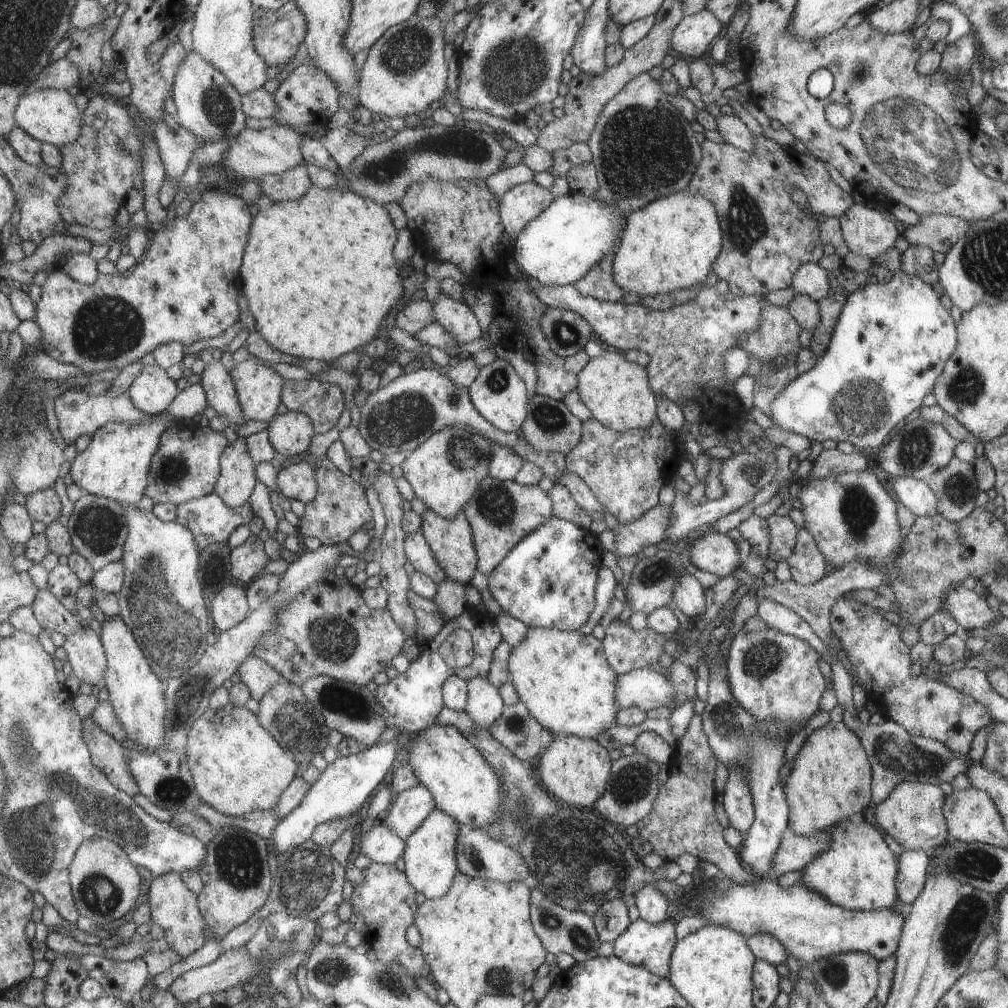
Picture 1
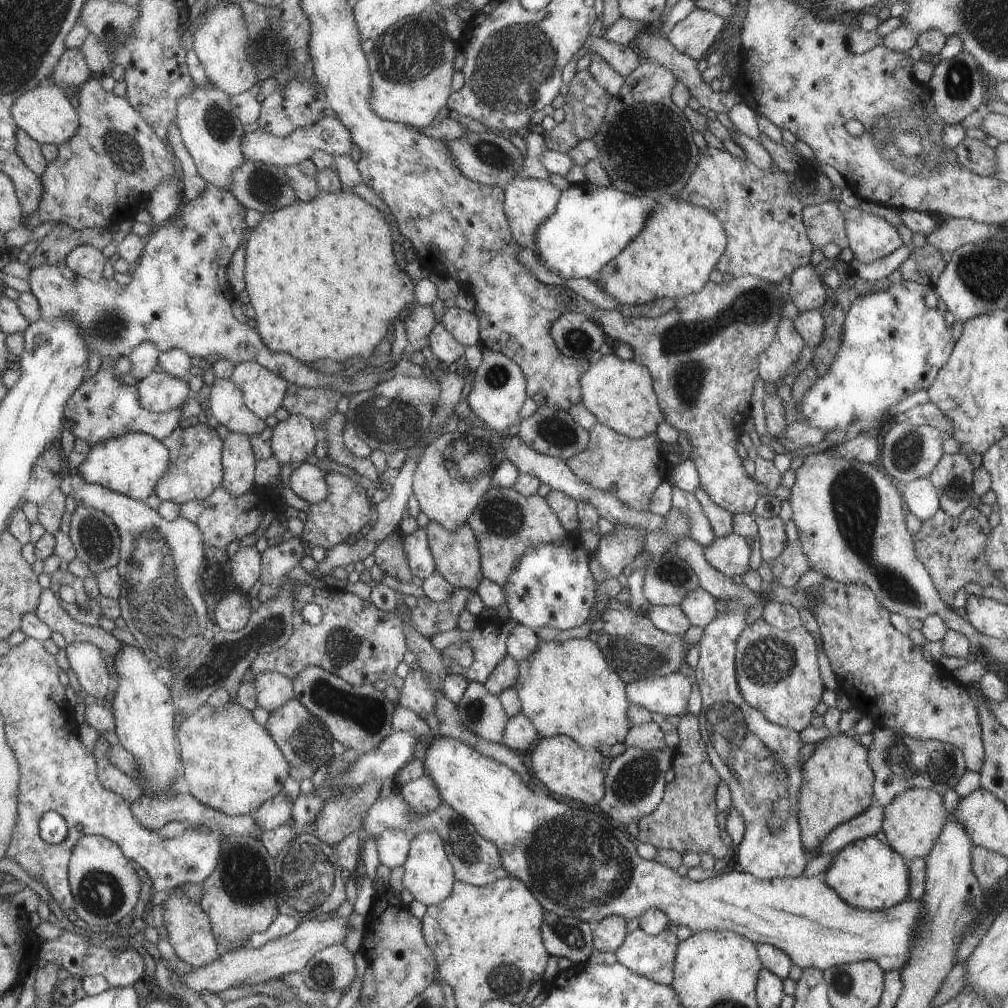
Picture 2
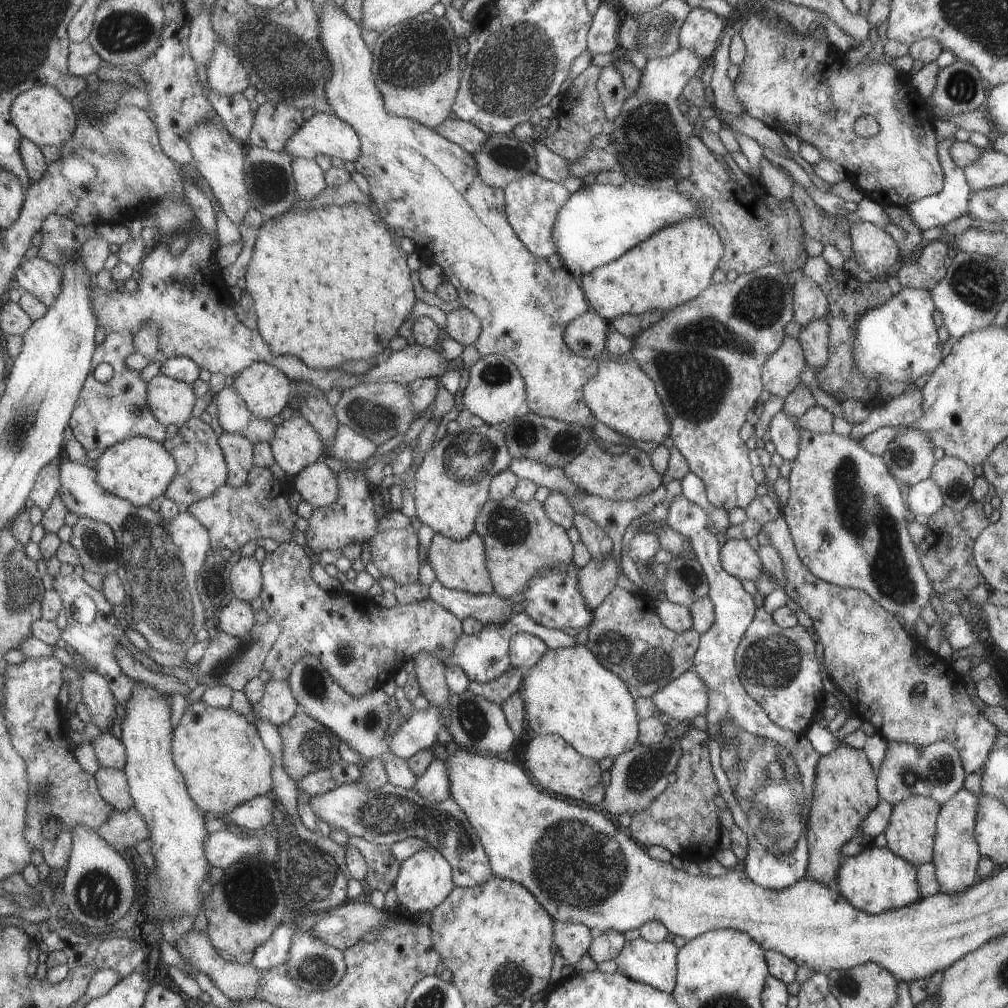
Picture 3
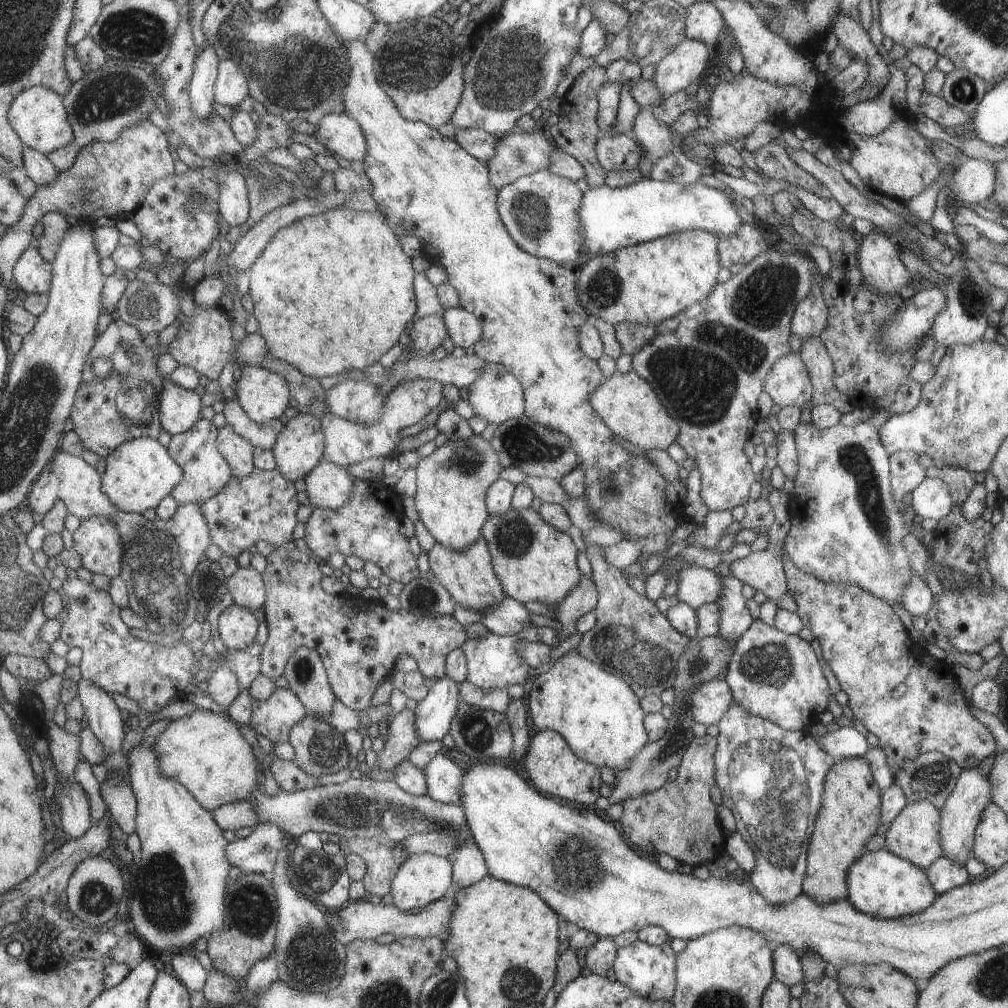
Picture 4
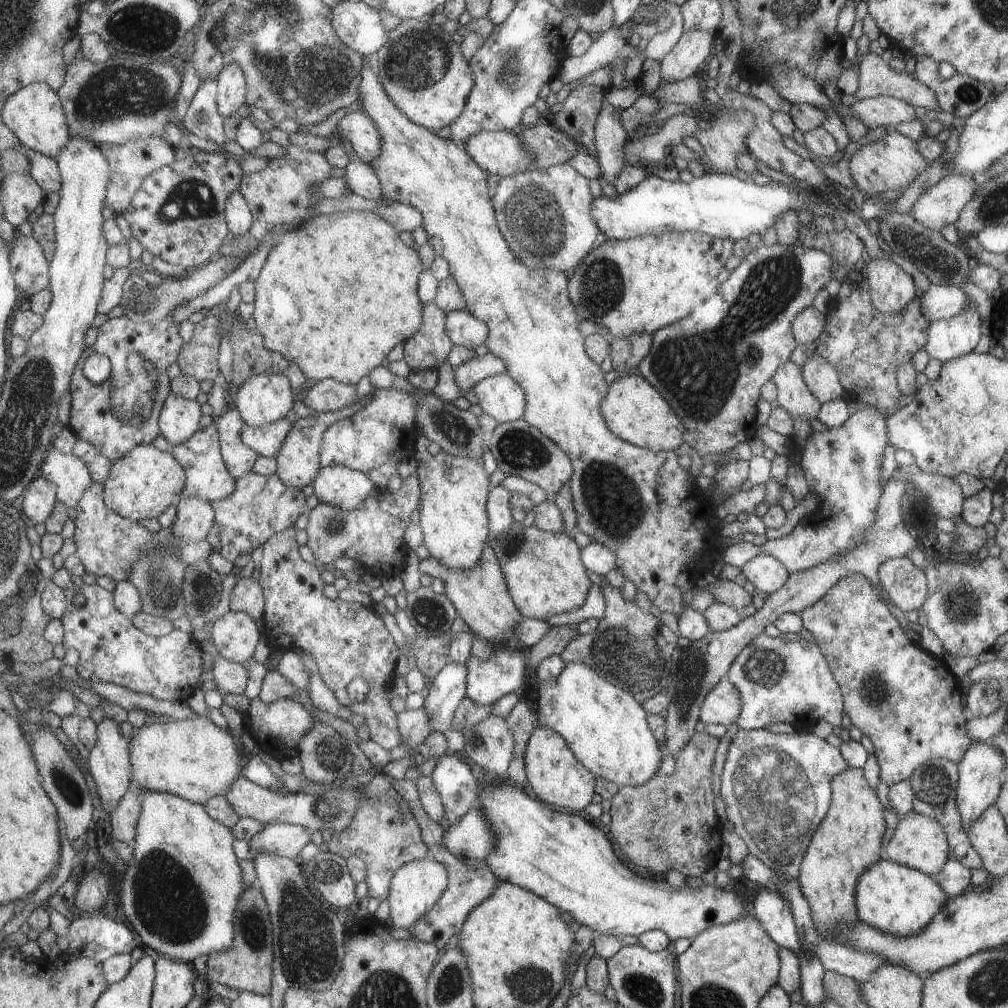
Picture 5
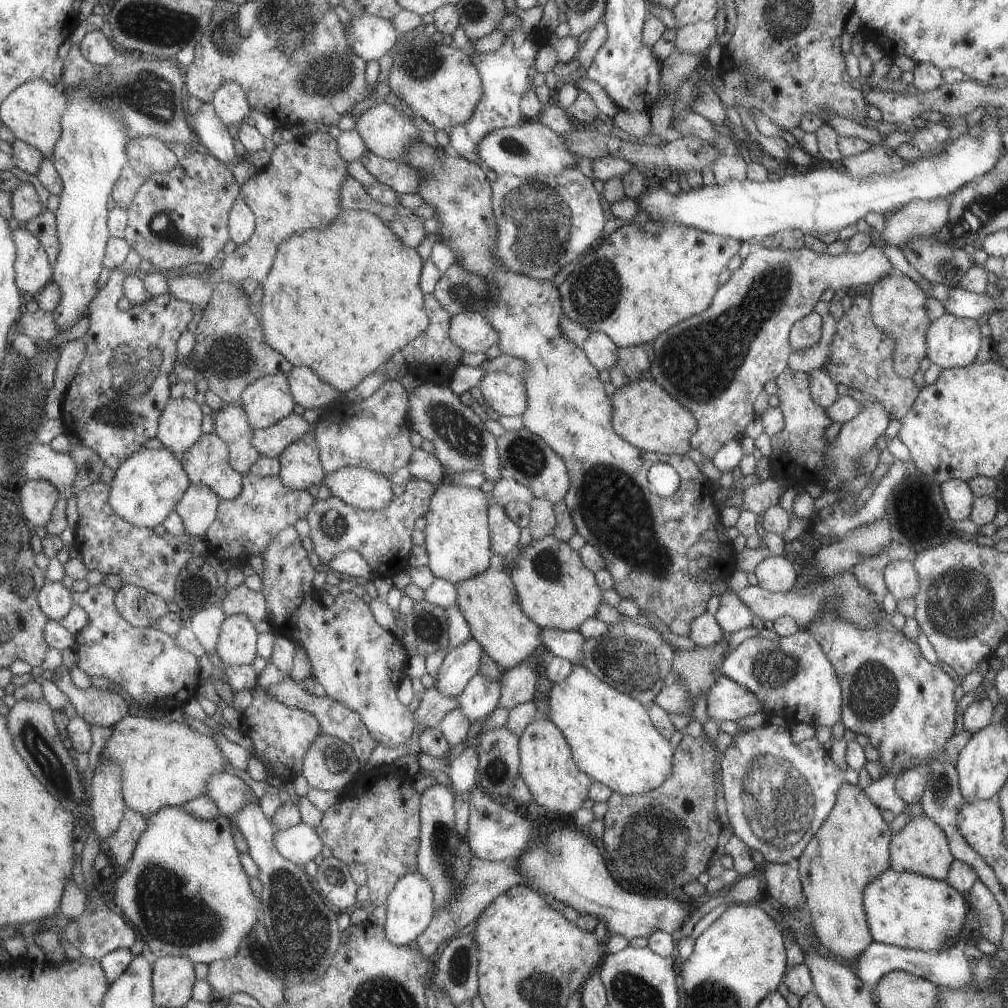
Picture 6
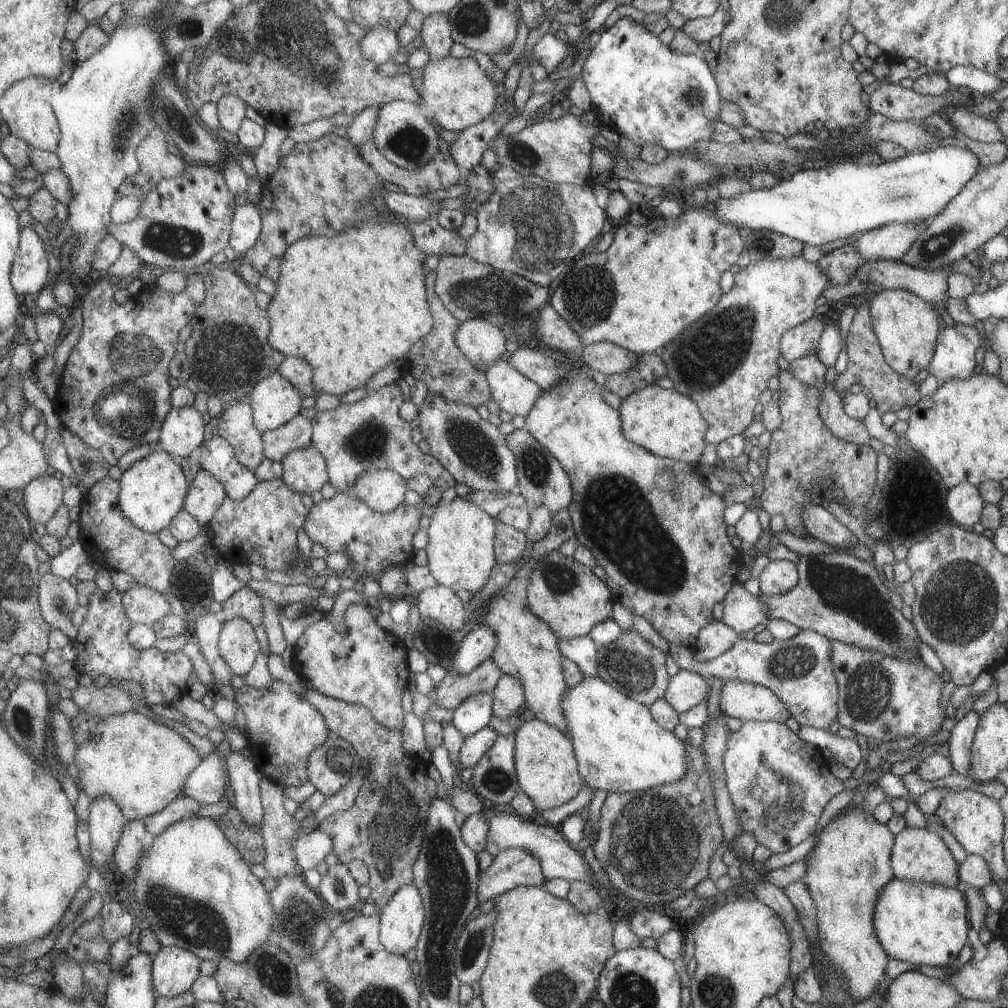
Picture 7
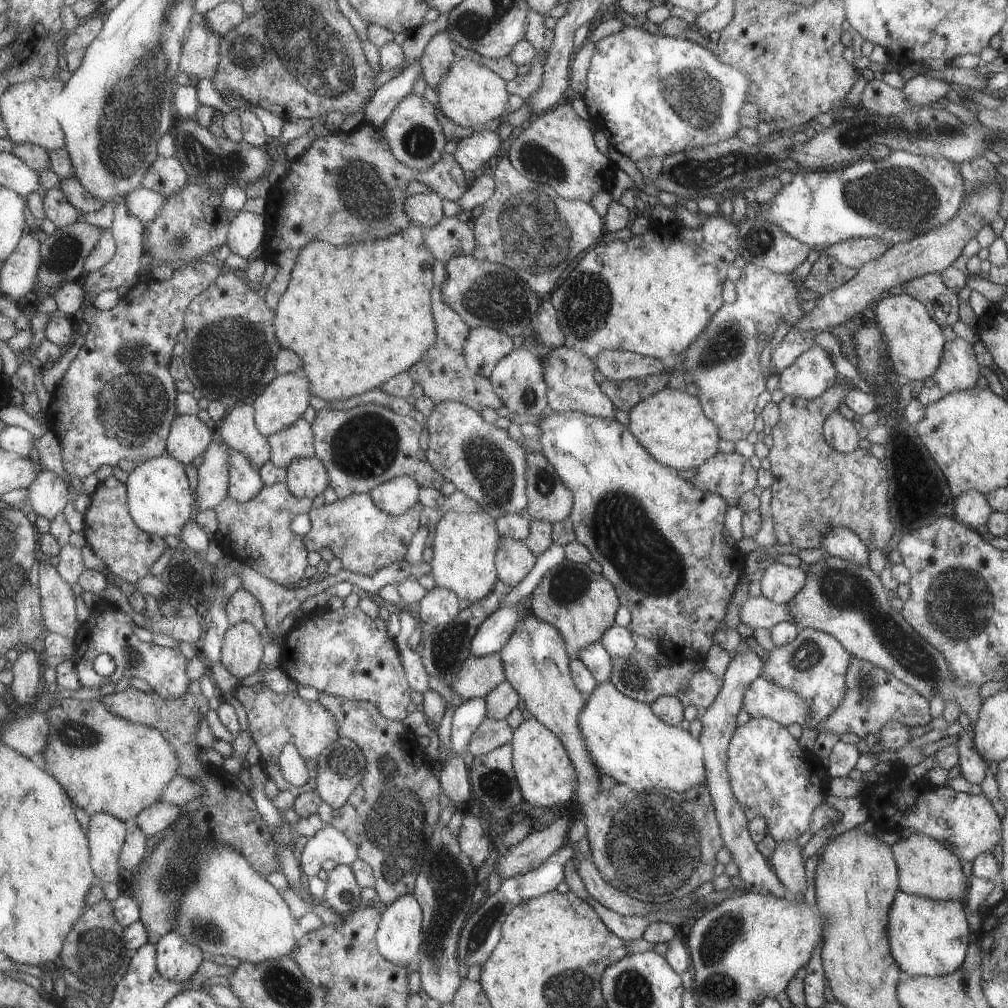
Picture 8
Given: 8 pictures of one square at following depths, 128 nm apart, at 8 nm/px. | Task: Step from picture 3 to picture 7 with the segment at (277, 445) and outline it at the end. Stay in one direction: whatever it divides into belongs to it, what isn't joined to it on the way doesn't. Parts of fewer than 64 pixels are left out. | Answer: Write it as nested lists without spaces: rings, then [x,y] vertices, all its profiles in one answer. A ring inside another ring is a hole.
[[[311,443],[288,452],[280,461],[281,479],[293,492],[311,495],[328,481],[327,462]]]

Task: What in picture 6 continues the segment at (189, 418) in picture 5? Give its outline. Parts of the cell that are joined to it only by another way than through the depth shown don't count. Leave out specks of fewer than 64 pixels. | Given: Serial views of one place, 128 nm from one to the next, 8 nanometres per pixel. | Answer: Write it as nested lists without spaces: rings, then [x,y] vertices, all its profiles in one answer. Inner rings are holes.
[[[193,399],[168,400],[161,412],[156,438],[162,446],[181,455],[201,436],[201,410]]]

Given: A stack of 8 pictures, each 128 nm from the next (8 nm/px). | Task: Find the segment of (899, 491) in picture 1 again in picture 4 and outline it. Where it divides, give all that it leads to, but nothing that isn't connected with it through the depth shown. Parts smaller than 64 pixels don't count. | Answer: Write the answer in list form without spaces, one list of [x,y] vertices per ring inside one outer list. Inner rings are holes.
[[[923,478],[910,493],[911,508],[922,519],[932,518],[938,521],[947,516],[954,506],[945,482],[936,478]]]

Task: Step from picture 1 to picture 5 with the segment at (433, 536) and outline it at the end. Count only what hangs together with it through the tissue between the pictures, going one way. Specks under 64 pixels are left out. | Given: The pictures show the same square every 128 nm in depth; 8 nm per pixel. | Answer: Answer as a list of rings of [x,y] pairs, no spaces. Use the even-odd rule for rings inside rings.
[[[485,544],[481,552],[481,559],[473,566],[465,570],[459,568],[447,568],[439,564],[435,558],[428,556],[421,559],[418,573],[427,574],[431,578],[439,578],[445,584],[445,596],[455,607],[457,615],[469,630],[475,636],[493,642],[494,648],[499,644],[512,645],[514,643],[513,630],[517,622],[521,620],[521,615],[513,604],[512,596],[509,596],[508,583],[505,580],[504,573],[501,572],[499,562],[497,562],[496,552],[493,552],[492,545]]]

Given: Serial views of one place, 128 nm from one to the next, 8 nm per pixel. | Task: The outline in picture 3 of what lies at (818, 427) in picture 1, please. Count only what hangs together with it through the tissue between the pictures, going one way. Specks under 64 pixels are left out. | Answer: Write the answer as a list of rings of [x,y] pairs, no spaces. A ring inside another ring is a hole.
[[[897,286],[893,298],[865,310],[857,318],[852,353],[859,376],[869,380],[883,378],[909,386],[919,376],[935,370],[941,360],[941,346],[937,346],[937,334],[931,320],[931,297],[927,290]]]

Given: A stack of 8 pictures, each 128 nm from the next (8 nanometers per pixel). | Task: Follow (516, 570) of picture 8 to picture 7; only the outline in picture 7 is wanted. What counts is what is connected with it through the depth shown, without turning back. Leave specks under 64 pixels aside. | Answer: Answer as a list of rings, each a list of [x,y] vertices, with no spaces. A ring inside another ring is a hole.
[[[496,517],[495,528],[495,557],[496,564],[513,564],[515,560],[519,560],[525,552],[526,538],[524,532],[519,532],[511,526],[503,524]]]

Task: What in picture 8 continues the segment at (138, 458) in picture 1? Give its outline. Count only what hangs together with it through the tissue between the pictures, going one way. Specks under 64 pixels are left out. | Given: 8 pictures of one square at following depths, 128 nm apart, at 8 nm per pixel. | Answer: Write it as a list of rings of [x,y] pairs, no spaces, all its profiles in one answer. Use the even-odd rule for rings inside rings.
[[[159,455],[138,464],[129,472],[125,486],[128,491],[128,511],[133,522],[143,531],[155,536],[179,536],[190,518],[191,488],[183,466],[171,456]]]

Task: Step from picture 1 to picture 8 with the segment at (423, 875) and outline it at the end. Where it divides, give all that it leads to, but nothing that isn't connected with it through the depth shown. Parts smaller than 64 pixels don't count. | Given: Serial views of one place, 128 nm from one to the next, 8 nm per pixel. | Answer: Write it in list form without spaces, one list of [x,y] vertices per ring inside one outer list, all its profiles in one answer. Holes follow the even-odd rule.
[[[405,894],[387,904],[380,913],[377,950],[399,968],[405,968],[420,948],[421,909],[416,897]]]

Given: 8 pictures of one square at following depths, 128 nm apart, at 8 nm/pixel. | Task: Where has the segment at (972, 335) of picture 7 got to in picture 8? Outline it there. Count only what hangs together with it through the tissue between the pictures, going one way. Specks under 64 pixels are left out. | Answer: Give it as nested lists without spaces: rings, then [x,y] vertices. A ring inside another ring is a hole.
[[[955,337],[945,343],[940,364],[929,376],[944,393],[953,390],[973,388],[977,380],[977,362],[971,350],[971,344]]]

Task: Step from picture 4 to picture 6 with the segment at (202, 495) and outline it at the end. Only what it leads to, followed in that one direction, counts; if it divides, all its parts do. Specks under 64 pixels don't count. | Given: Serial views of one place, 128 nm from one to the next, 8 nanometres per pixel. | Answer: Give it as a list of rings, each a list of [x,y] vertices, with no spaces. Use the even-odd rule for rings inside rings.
[[[214,432],[205,433],[181,454],[181,464],[193,484],[207,486],[218,499],[235,499],[241,491],[241,473],[228,463],[228,444]]]

